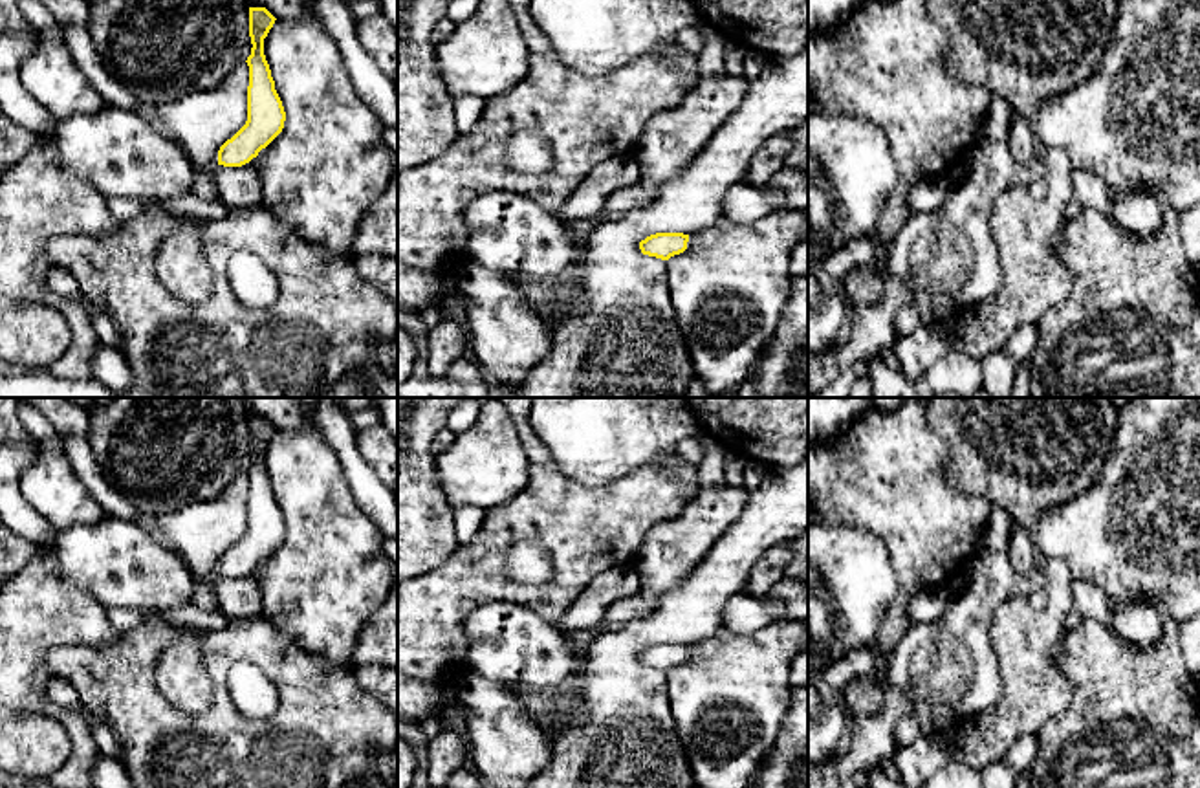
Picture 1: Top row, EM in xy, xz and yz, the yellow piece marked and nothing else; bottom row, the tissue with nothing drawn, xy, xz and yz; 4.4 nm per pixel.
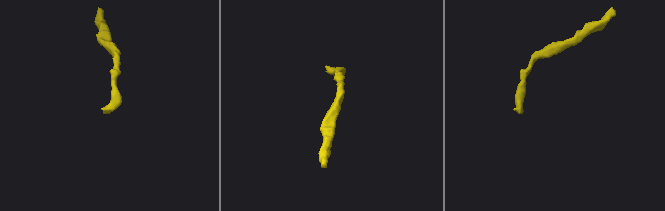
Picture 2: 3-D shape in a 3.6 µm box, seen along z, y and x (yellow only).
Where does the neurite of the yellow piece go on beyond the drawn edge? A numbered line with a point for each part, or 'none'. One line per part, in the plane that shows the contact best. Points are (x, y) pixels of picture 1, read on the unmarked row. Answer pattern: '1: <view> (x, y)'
1: xy (204, 596)

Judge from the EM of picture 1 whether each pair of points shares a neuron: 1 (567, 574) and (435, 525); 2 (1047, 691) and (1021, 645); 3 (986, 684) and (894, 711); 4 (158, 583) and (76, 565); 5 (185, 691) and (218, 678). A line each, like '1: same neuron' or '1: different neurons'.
1: different neurons
2: same neuron
3: different neurons
4: same neuron
5: different neurons

